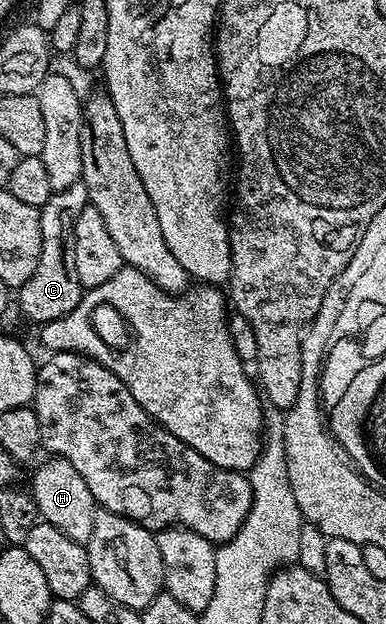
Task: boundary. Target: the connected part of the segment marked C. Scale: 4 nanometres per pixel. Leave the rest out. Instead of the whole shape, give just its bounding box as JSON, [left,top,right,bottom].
[16,181,89,325]

